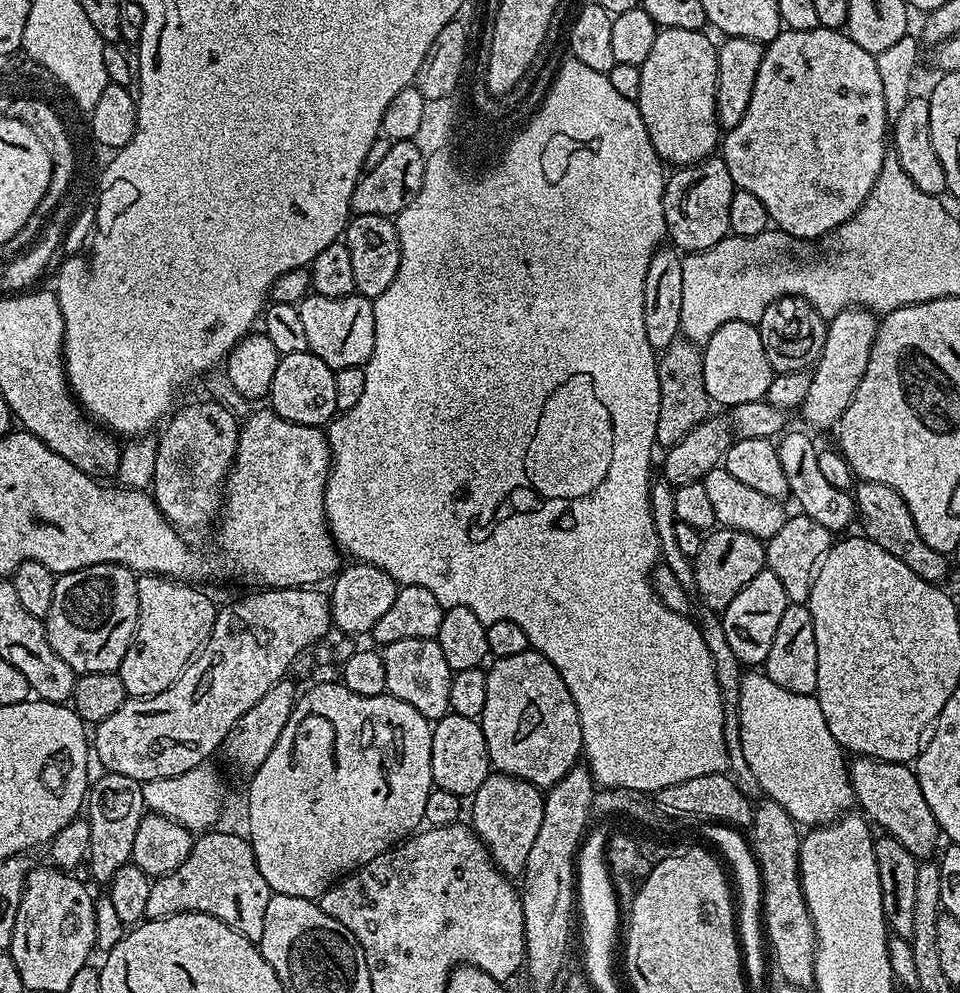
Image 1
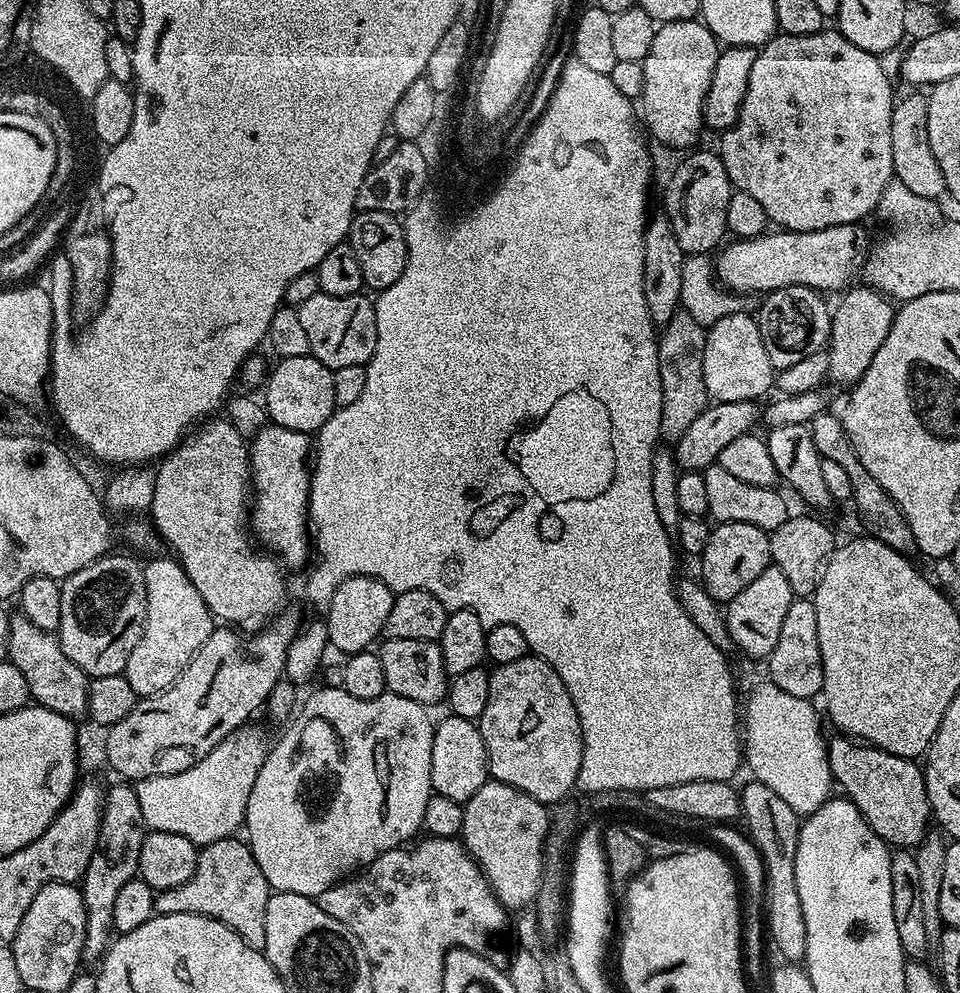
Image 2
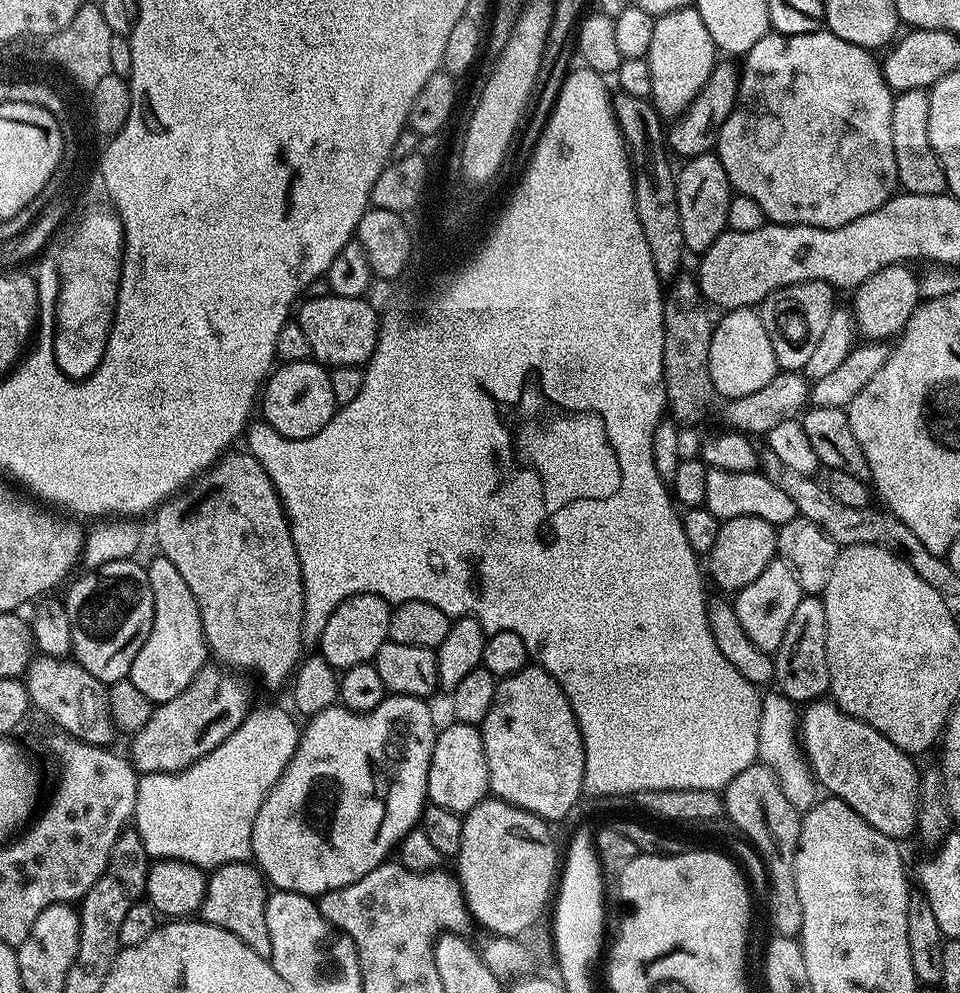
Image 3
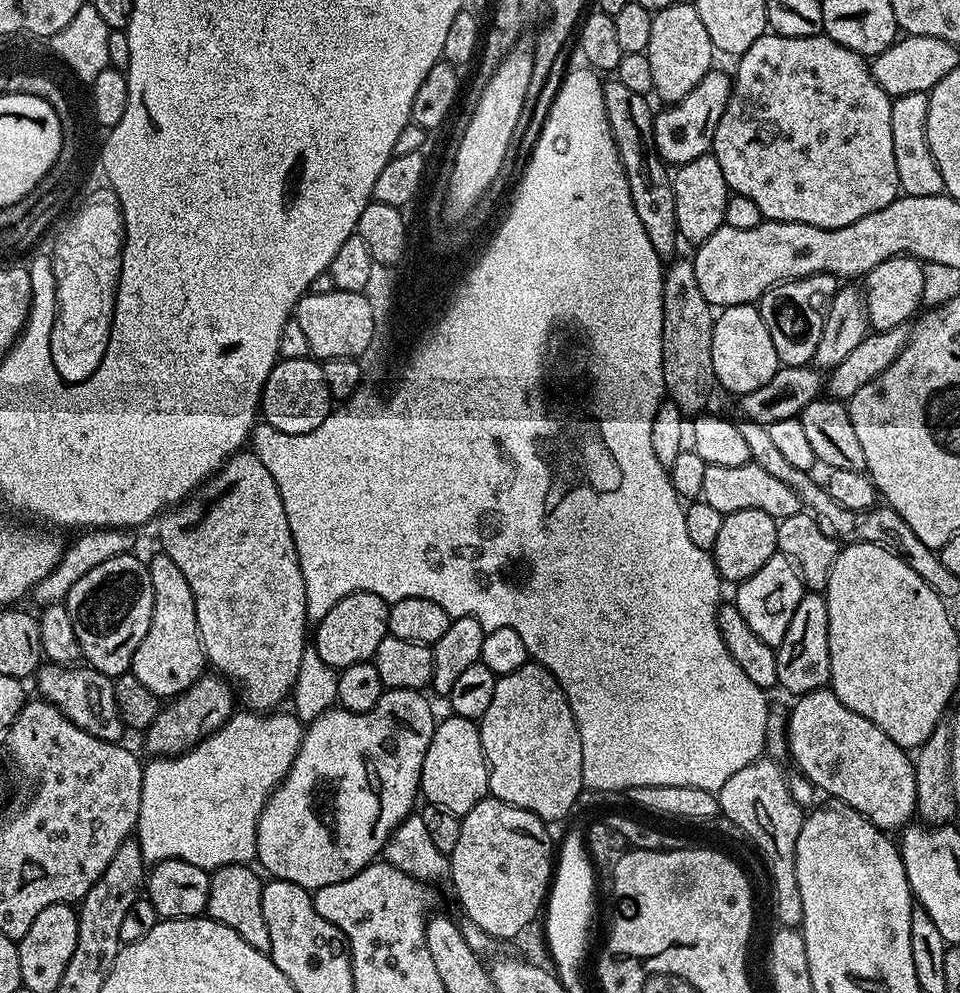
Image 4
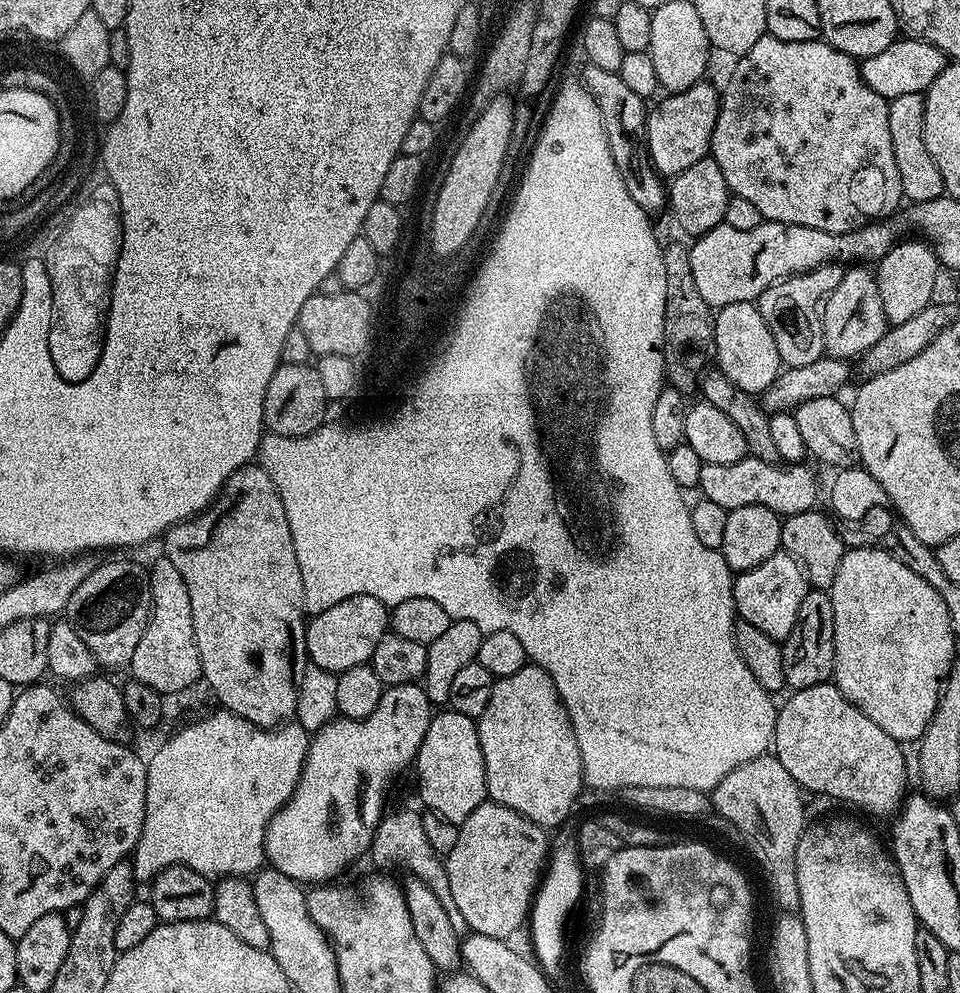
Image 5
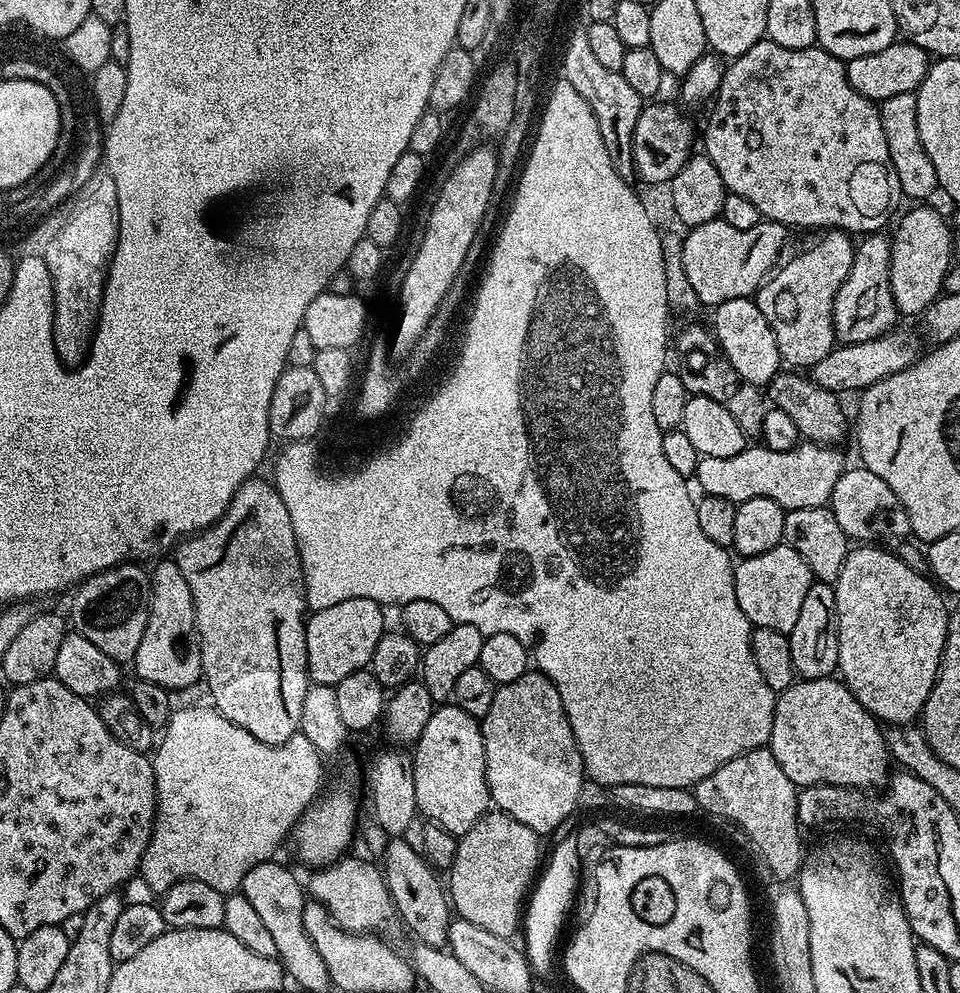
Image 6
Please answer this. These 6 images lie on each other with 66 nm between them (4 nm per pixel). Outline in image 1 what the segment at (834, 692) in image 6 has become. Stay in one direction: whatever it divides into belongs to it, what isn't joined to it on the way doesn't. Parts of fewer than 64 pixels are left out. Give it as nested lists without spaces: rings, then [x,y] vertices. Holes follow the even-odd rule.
[[[856,756],[850,764],[850,775],[855,803],[858,808],[860,804],[861,808],[859,811],[877,829],[880,827],[881,833],[902,842],[902,846],[906,846],[906,850],[910,850],[910,854],[914,854],[917,861],[929,859],[936,848],[936,839],[941,839],[942,833],[936,825],[930,806],[926,806],[926,797],[922,795],[922,786],[918,786],[915,771],[906,764]]]

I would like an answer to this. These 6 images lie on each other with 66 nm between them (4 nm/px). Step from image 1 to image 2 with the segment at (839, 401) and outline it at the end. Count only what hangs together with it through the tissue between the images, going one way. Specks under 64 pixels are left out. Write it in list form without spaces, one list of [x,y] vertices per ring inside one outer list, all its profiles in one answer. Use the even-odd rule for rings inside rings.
[[[852,286],[843,293],[840,305],[832,312],[832,334],[828,337],[828,380],[854,386],[866,374],[878,346],[886,342],[894,315],[894,304],[883,292],[867,286]]]

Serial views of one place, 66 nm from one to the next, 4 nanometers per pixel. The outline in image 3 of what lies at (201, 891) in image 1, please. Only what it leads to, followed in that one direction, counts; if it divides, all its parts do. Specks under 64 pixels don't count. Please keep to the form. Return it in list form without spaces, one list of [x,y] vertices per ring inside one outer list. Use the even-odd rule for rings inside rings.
[[[224,862],[213,867],[211,872],[204,885],[203,919],[234,934],[258,955],[271,957],[270,930],[266,930],[266,906],[270,888],[264,873],[252,862]]]

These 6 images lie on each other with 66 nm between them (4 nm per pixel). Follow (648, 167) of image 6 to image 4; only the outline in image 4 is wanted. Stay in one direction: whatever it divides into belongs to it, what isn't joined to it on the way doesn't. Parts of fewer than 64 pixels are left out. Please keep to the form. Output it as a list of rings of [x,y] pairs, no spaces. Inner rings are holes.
[[[719,70],[707,72],[676,104],[665,107],[665,112],[657,111],[655,113],[652,125],[654,126],[654,143],[656,144],[656,153],[669,166],[679,166],[686,162],[694,162],[694,158],[709,155],[712,151],[714,142],[714,130],[718,130],[718,122],[722,122],[722,114],[726,114],[728,103],[732,97],[733,77],[728,76]]]

